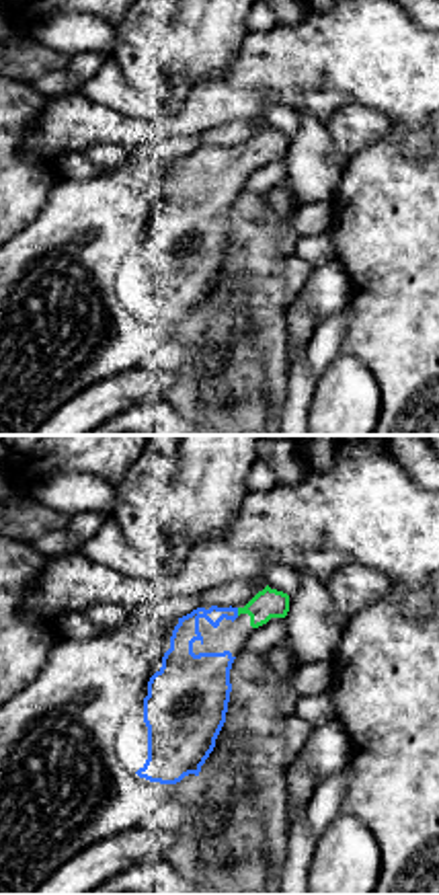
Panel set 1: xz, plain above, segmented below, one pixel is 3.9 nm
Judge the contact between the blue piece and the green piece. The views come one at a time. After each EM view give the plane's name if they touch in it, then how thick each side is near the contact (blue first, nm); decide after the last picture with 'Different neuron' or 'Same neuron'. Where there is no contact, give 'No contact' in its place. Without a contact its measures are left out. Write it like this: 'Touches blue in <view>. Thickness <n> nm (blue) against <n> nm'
Touches blue in xz. Thickness 140 nm (blue) against 120 nm

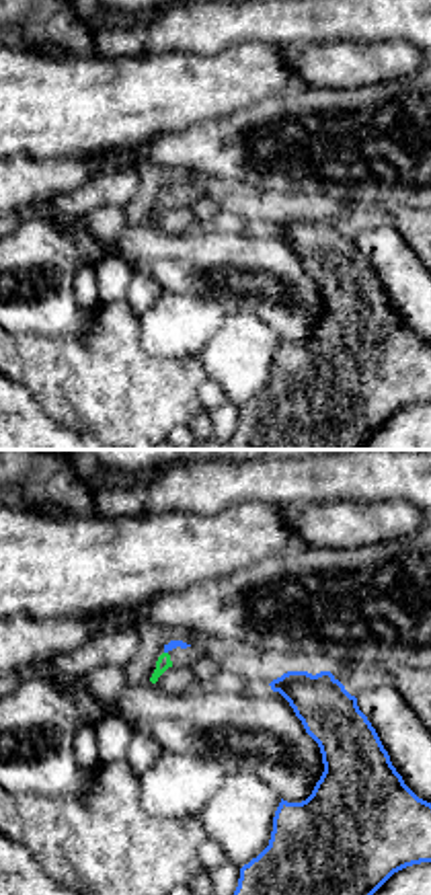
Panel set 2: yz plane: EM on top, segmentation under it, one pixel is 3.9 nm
No contact

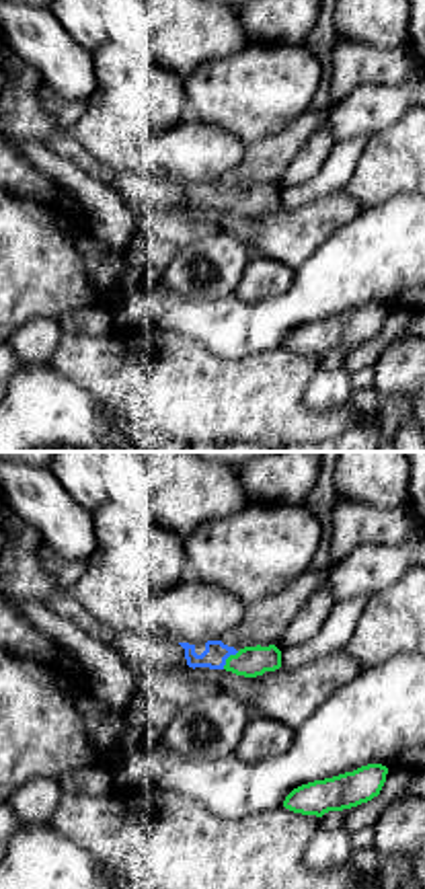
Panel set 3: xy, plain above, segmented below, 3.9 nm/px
Touches blue in xy. Thickness 90 nm (blue) against 120 nm

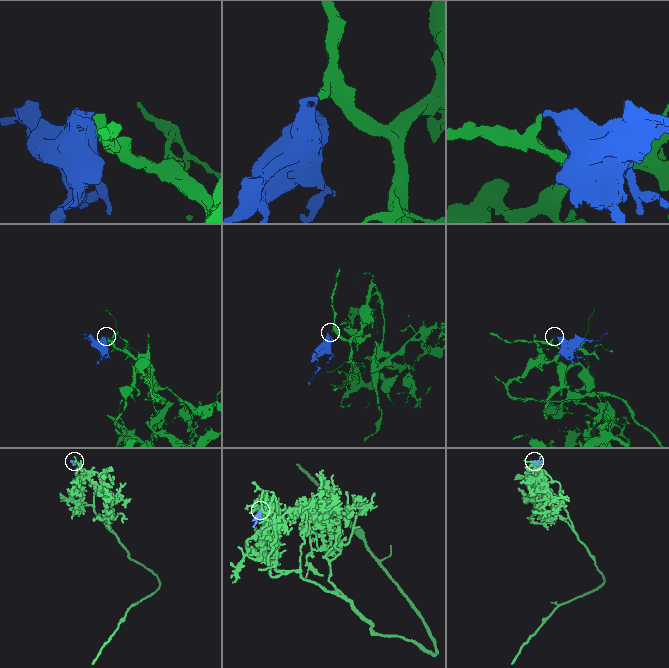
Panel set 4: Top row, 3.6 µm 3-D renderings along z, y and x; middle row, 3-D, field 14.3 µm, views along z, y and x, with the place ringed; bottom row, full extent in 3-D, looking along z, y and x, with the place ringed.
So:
Same neuron

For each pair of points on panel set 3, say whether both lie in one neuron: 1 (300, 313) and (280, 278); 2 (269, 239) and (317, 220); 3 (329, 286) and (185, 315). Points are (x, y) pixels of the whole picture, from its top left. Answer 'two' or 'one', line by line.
1: two
2: one
3: one

